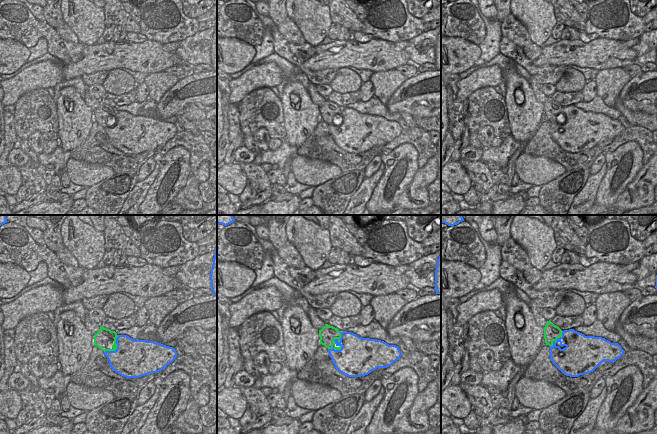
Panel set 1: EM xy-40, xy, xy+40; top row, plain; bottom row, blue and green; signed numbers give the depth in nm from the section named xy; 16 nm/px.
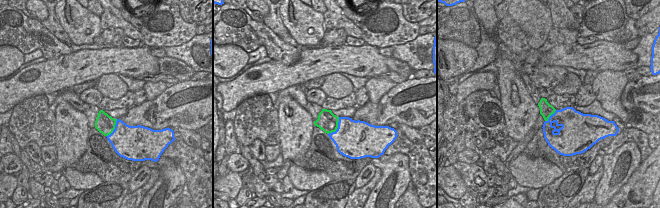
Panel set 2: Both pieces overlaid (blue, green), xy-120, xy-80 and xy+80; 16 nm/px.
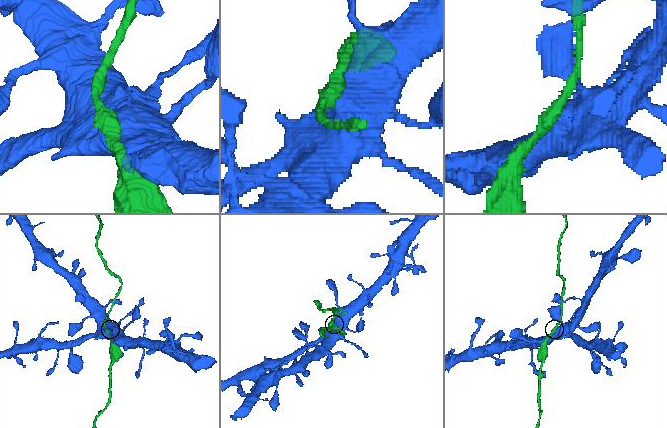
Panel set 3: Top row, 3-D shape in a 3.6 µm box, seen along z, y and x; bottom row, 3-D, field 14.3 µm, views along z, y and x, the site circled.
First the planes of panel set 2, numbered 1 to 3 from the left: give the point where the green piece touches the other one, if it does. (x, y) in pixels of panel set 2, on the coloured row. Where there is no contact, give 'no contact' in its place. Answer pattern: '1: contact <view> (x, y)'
1: contact xy-120 (115, 128)
2: contact xy-80 (338, 127)
3: contact xy+80 (550, 116)

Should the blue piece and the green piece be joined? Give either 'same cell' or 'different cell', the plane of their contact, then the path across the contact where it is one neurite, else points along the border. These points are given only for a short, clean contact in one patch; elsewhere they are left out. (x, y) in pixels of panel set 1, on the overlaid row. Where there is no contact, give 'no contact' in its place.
different cell | xy-40

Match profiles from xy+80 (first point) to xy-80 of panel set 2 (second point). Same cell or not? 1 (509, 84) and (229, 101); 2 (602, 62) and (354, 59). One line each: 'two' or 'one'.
1: two
2: one

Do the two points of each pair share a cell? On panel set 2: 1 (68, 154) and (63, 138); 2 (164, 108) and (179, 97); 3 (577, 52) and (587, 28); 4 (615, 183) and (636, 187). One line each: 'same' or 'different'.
1: same
2: same
3: different
4: different

